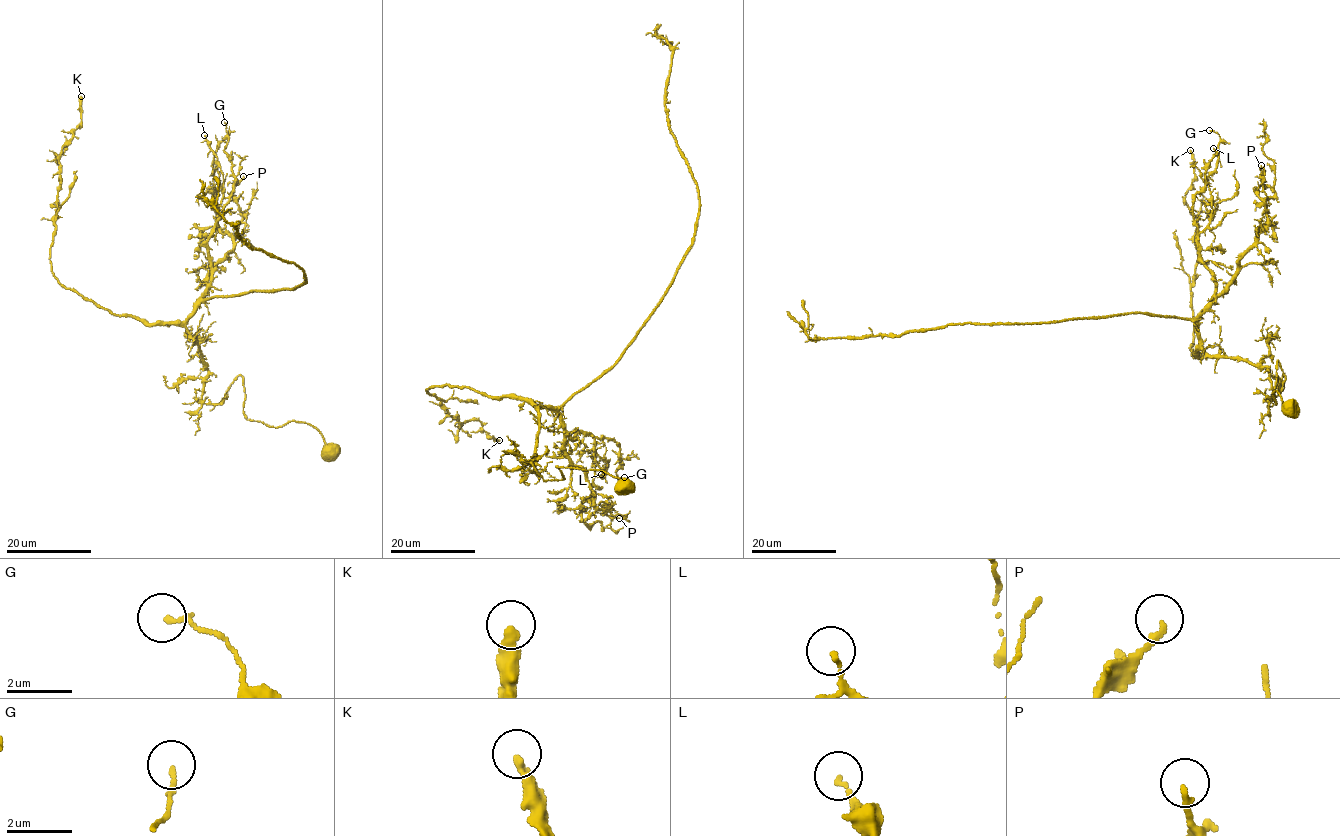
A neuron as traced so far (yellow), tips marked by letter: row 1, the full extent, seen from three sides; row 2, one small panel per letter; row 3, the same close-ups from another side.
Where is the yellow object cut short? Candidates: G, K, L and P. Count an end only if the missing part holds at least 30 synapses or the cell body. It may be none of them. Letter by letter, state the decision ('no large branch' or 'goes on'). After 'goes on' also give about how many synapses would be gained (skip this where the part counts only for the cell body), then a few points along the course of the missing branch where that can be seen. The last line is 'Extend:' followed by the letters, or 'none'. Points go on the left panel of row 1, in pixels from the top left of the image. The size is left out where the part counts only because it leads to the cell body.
G: no large branch
K: no large branch
L: no large branch
P: no large branch
Extend: none

